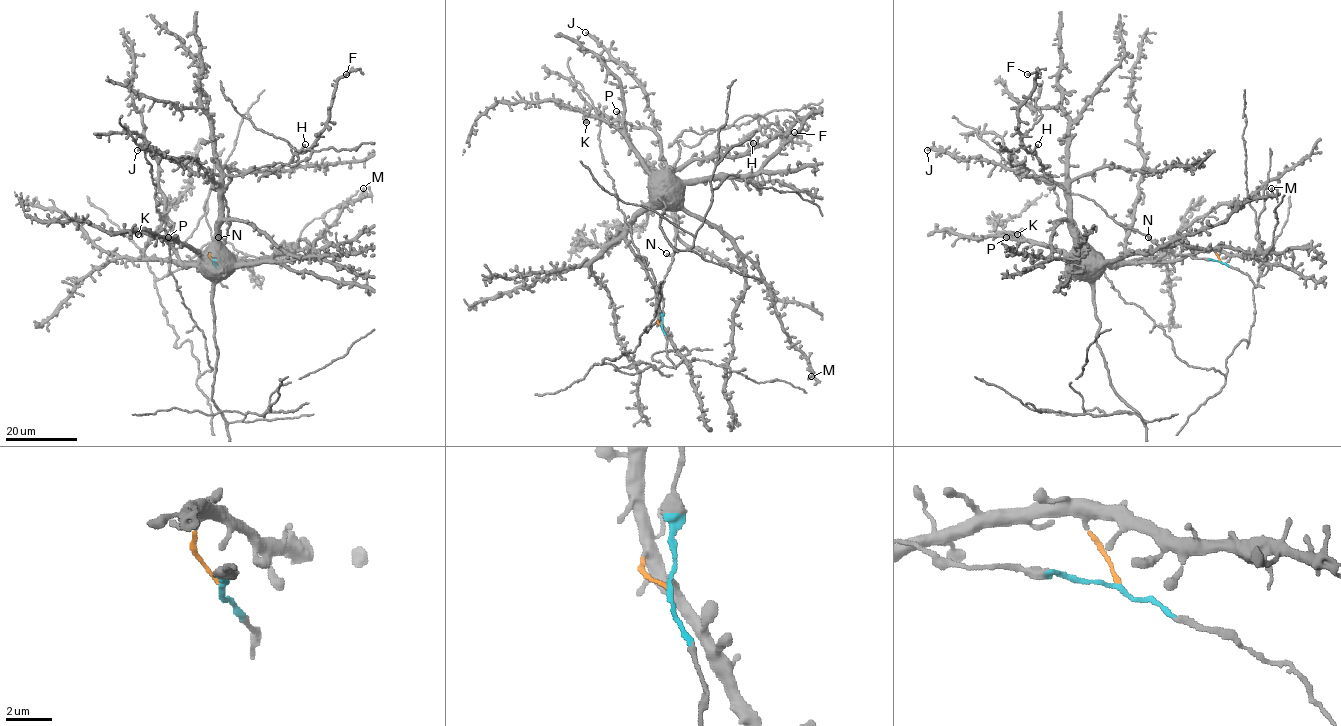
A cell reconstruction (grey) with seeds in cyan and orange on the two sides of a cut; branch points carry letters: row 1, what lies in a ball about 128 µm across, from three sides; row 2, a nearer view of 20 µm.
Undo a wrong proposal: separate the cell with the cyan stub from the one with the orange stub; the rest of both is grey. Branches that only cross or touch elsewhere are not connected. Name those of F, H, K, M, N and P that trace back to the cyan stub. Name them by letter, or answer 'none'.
F, H, N

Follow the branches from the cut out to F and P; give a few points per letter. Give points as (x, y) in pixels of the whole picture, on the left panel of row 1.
F: (214, 261), (229, 225), (224, 195), (228, 177), (306, 160), (324, 128), (336, 82), (346, 74)
P: (214, 261), (209, 250), (201, 261), (178, 262), (202, 262), (202, 258), (188, 245), (168, 237)

